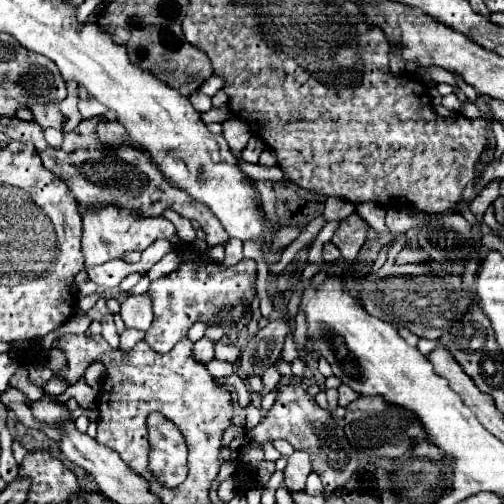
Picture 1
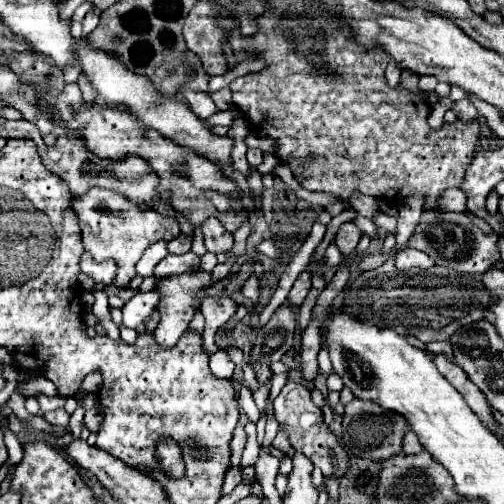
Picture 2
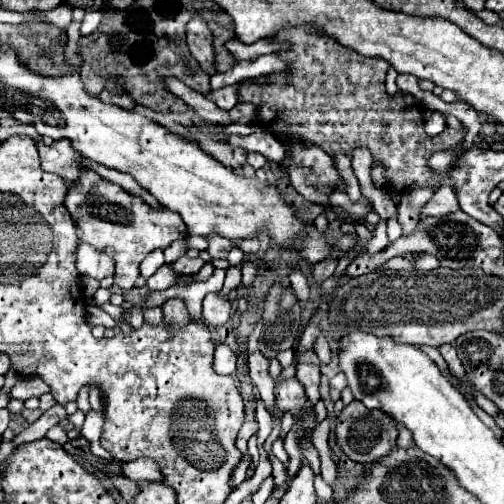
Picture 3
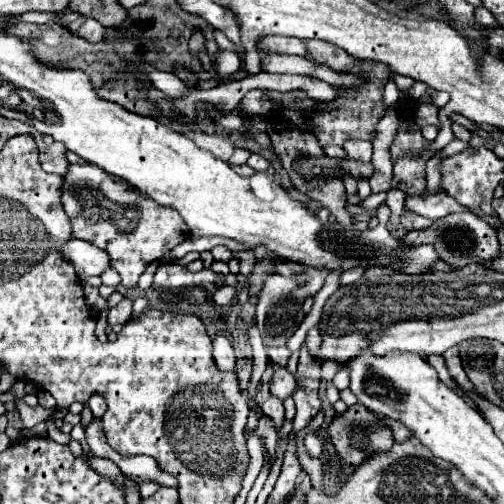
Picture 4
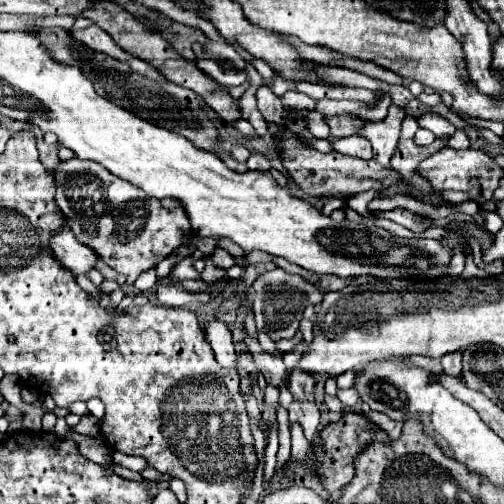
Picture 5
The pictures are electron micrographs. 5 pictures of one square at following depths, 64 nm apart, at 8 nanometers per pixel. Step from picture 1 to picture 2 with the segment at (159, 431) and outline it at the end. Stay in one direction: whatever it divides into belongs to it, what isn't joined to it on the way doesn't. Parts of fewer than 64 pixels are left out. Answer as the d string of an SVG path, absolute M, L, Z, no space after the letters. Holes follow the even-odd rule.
M166 436L156 444L158 454L158 468L172 480L184 478L184 460L182 460L182 446Z

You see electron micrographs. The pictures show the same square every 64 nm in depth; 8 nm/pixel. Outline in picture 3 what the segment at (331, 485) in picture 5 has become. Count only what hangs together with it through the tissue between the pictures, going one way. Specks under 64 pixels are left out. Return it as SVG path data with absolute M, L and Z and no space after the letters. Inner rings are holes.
M354 400L348 406L344 406L344 410L340 412L340 416L336 420L336 440L350 460L364 462L364 464L376 462L380 458L388 456L388 452L396 446L396 440L398 440L396 426L398 426L398 422L390 414L386 414L382 410L368 410L364 404Z

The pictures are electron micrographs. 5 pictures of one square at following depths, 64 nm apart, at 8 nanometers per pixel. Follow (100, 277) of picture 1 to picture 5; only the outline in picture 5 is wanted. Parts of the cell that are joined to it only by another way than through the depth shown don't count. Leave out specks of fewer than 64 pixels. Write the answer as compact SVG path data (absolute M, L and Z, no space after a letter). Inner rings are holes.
M68 226L50 240L50 246L56 258L74 274L90 274L90 270L94 270L94 264L102 260L92 248L78 242Z

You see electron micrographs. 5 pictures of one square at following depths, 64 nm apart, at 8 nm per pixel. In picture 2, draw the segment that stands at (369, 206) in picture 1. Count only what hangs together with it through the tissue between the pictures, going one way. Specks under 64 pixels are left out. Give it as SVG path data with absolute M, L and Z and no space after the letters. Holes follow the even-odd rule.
M354 192L349 201L356 211L356 216L364 216L372 220L375 215L381 212L376 198L372 196L363 195L360 194L360 192Z

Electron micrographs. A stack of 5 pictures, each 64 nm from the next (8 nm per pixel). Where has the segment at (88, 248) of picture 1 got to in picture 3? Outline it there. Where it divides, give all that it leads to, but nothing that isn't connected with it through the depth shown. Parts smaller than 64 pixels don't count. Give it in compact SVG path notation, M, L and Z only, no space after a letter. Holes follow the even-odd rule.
M88 172L82 176L80 184L68 192L66 196L66 208L72 214L80 238L86 244L96 246L98 250L108 248L110 256L114 258L115 272L114 284L122 290L134 288L134 282L138 278L138 266L144 260L144 256L156 248L166 248L178 238L186 238L188 232L184 228L184 222L176 212L172 210L152 210L144 200L132 198L124 188L104 182L96 172ZM112 216L112 220L102 218ZM98 230L98 240L96 240Z

